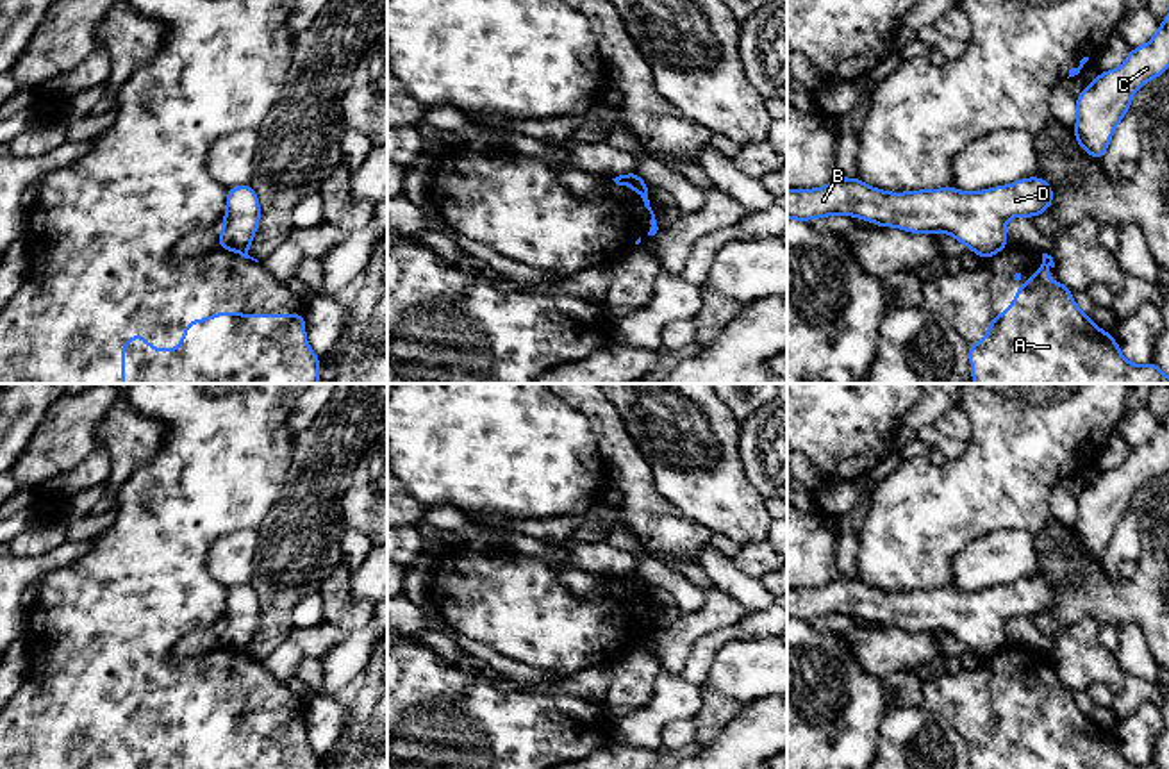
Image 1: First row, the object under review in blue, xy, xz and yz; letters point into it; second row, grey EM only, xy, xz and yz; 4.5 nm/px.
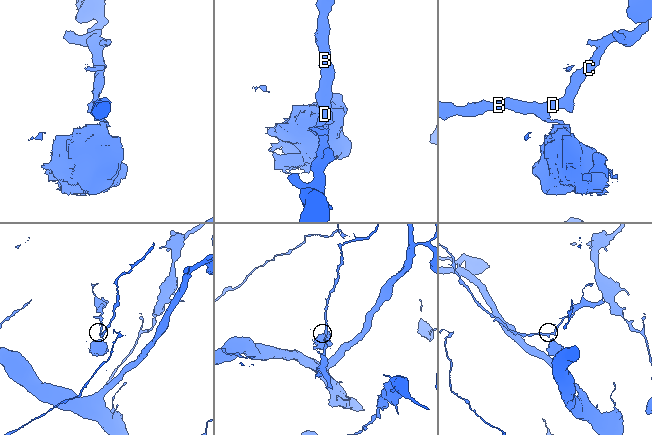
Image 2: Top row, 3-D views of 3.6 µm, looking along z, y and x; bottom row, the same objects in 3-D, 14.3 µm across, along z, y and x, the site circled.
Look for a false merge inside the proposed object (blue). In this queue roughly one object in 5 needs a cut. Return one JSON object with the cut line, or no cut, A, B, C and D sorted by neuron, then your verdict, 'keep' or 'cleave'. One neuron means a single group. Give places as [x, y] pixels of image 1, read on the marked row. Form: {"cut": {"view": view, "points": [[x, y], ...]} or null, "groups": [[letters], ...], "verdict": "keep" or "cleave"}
{"cut": {"view": "xz", "points": [[639, 191], [646, 193]]}, "groups": [["A"], ["B", "C", "D"]], "verdict": "cleave"}

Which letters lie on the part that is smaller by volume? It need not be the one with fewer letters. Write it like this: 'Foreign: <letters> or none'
Foreign: A

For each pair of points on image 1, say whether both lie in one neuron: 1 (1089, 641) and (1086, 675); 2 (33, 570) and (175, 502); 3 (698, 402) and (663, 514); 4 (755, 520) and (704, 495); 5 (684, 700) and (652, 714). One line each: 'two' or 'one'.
1: one
2: two
3: two
4: one
5: one

